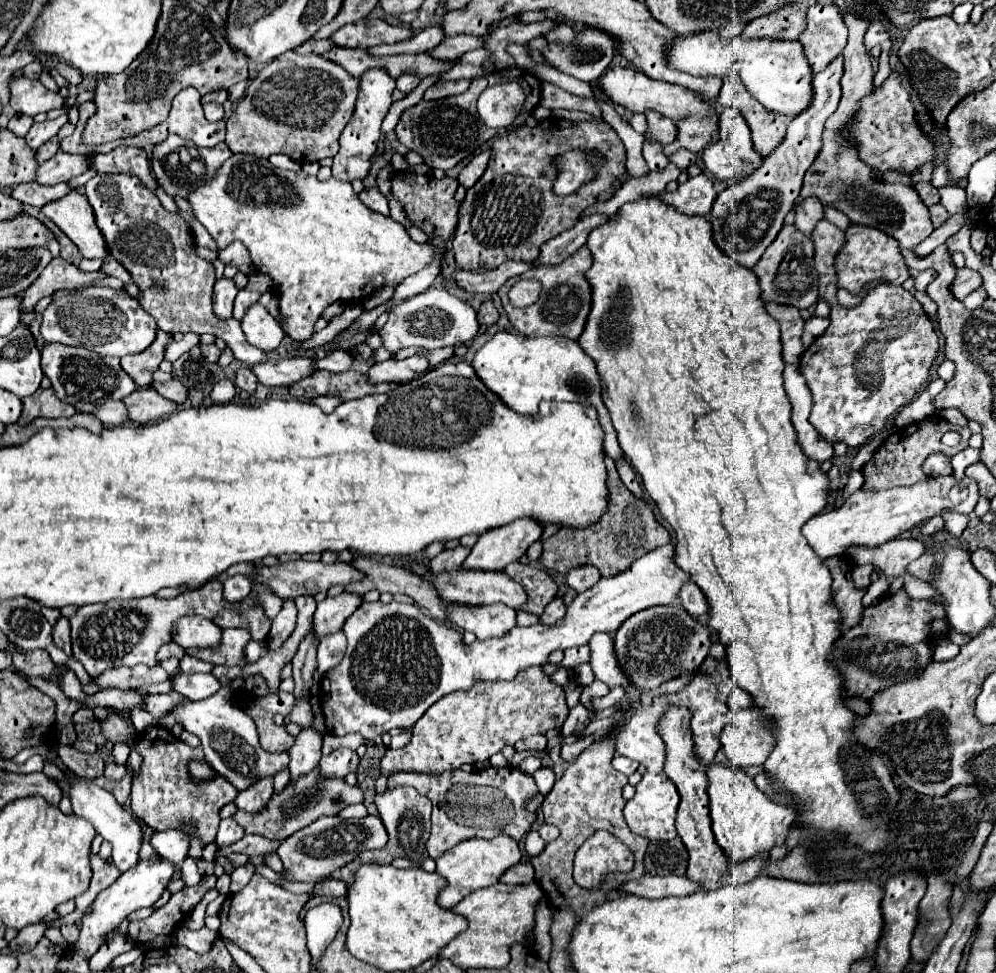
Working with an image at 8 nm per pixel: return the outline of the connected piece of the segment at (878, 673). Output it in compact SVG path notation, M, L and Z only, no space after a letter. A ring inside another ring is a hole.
M905 590L889 594L883 602L865 608L863 622L847 630L835 642L833 656L839 672L845 676L847 696L871 700L877 692L897 682L921 676L925 666L933 662L929 630L929 624L933 620L947 620L943 606L937 606L929 600L913 600L905 594Z

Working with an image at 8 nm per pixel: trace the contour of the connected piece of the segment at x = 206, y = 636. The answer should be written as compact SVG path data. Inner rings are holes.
M183 616L175 622L171 640L183 648L207 648L219 642L221 628L201 616Z

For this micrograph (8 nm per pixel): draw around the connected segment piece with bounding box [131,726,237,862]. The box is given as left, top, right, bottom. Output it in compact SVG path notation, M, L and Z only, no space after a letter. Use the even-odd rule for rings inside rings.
M161 726L143 732L137 740L137 750L143 756L143 764L135 774L135 780L131 782L131 812L153 830L175 828L185 832L191 838L189 854L195 856L195 860L199 862L203 848L215 842L215 834L221 822L219 810L225 804L233 802L237 794L235 786L231 786L231 782L227 782L227 778L219 776L217 772L209 780L191 778L189 762L203 760L205 758L203 748L187 746L185 742L181 742Z

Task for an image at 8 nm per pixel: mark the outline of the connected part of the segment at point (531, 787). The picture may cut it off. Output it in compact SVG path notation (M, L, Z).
M485 768L477 772L451 770L439 776L431 774L393 774L389 778L389 786L413 786L419 794L425 794L433 804L431 814L431 836L427 840L427 852L433 860L437 860L451 846L459 844L467 838L495 838L499 834L511 836L513 840L521 840L531 824L535 822L535 812L527 810L527 802L539 794L535 780L523 774L519 768Z

